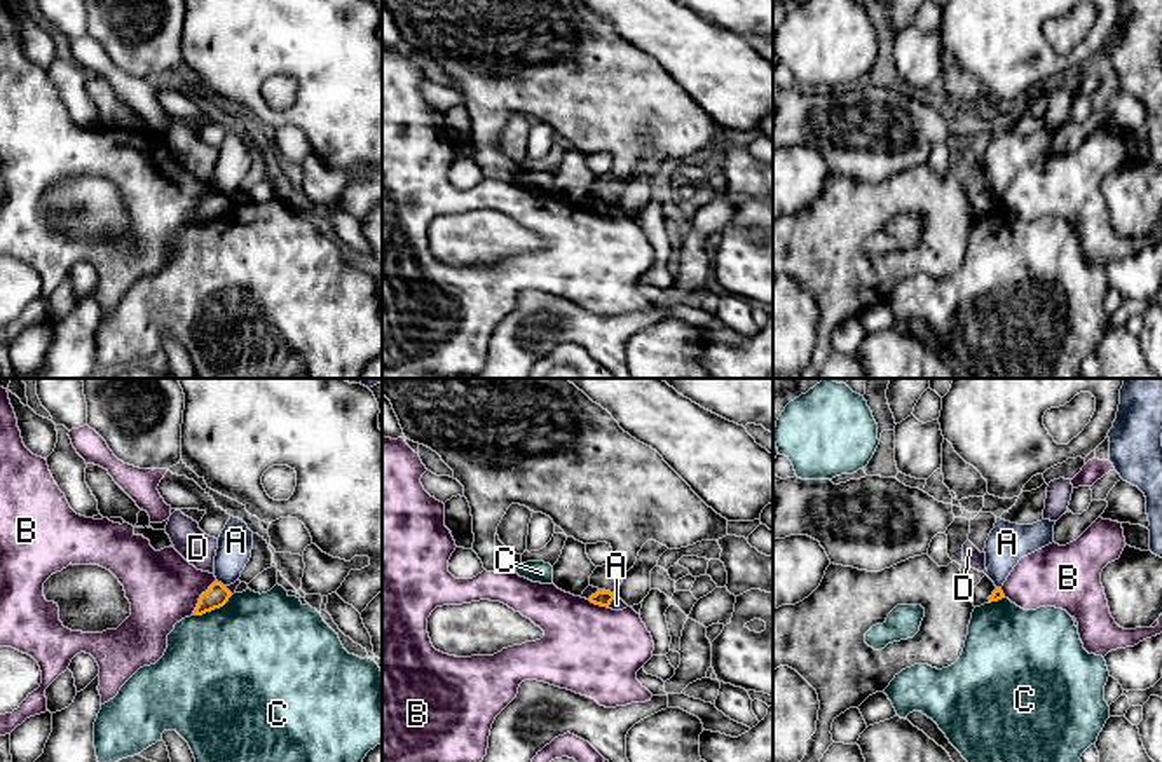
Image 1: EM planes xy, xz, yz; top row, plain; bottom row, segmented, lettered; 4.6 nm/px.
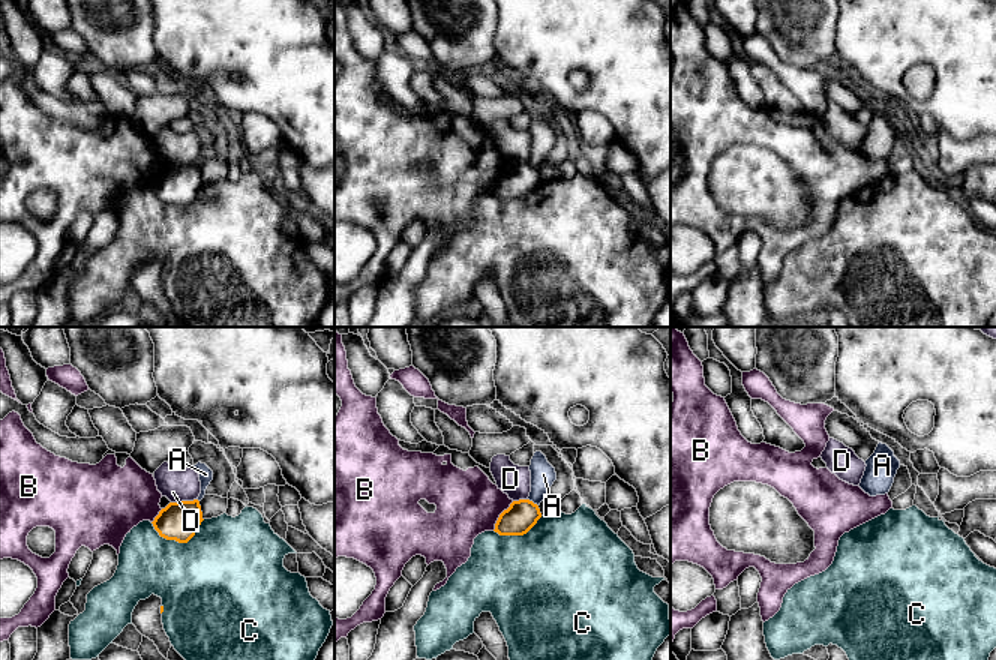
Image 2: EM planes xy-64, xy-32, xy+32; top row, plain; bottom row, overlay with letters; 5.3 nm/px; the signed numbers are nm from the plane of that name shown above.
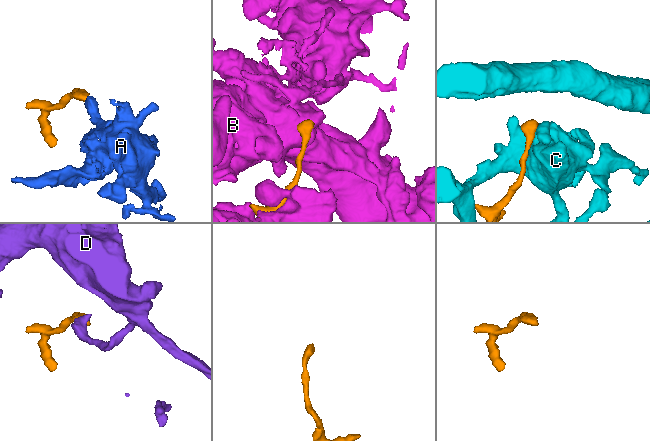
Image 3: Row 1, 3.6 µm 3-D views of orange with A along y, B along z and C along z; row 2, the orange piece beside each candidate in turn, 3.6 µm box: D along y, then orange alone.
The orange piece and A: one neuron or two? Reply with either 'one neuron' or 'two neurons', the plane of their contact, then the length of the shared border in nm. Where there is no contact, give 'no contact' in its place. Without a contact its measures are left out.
two neurons; meets orange in xy; contact 50 nm long

